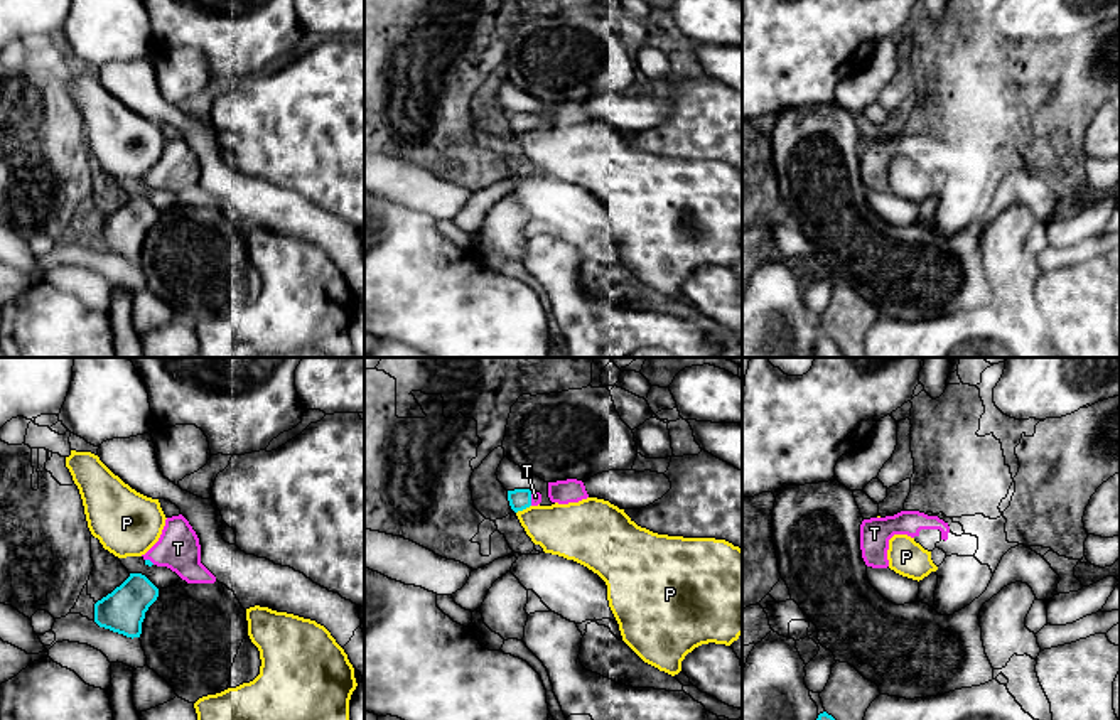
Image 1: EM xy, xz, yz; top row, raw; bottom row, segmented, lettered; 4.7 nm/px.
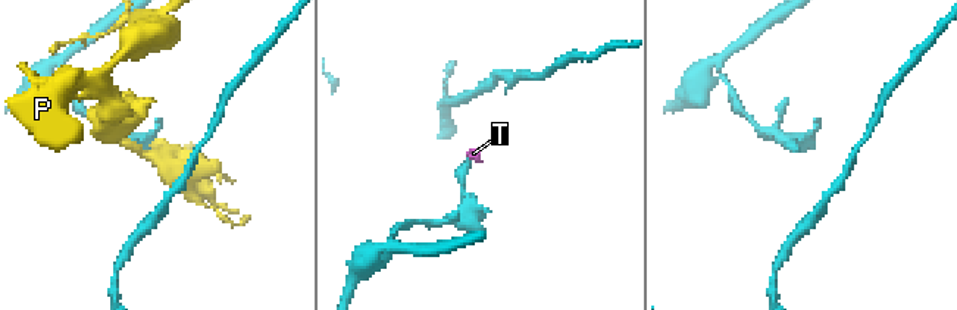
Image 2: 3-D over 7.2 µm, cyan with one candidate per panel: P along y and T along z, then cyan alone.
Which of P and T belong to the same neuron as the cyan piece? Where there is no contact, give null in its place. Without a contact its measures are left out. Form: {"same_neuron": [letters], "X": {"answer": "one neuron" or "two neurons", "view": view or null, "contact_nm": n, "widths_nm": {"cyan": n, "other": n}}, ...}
{"same_neuron": ["T"], "P": {"answer": "two neurons", "view": "xz", "contact_nm": 80, "widths_nm": {"cyan": 100, "other": 260}}, "T": {"answer": "one neuron", "view": "xz", "contact_nm": 60, "widths_nm": {"cyan": 100, "other": 50}}}

